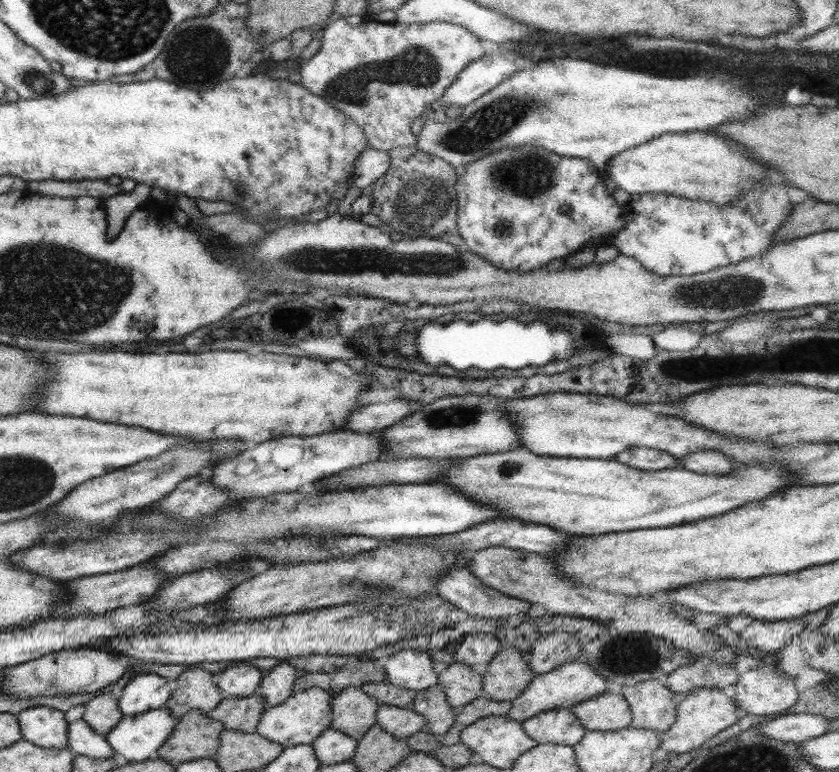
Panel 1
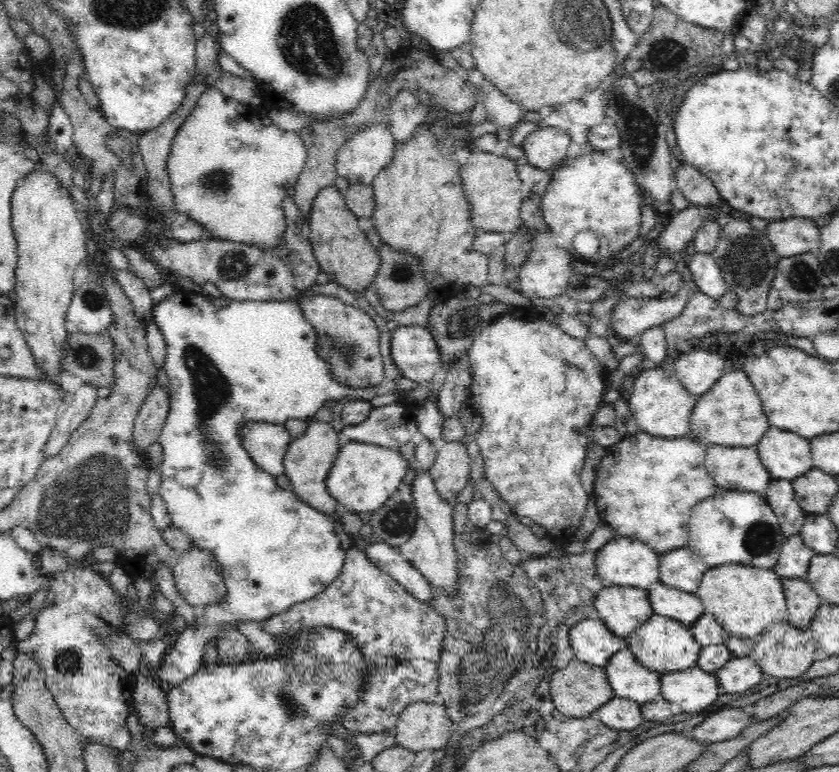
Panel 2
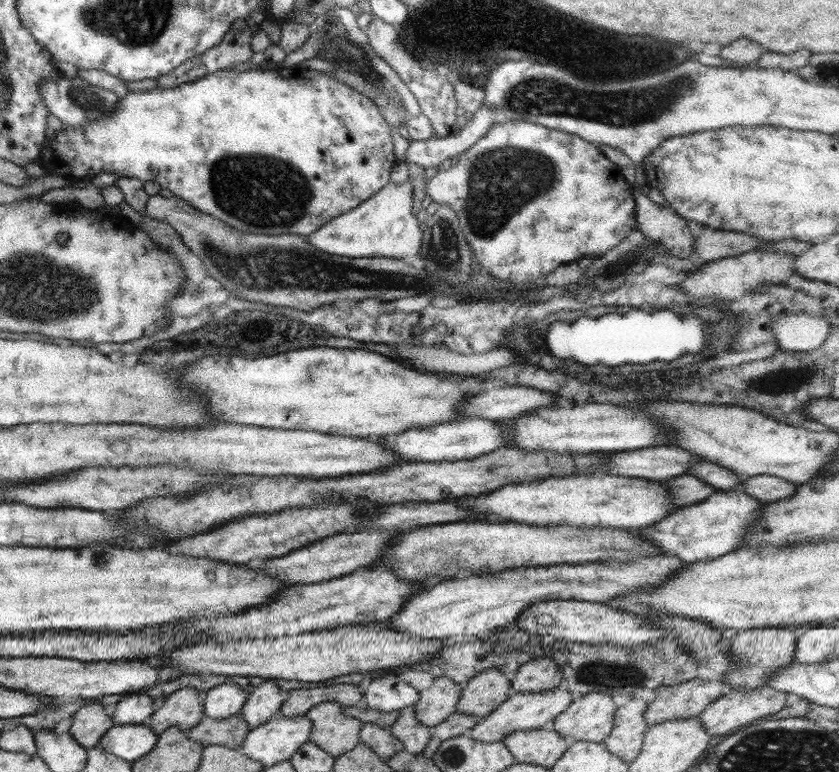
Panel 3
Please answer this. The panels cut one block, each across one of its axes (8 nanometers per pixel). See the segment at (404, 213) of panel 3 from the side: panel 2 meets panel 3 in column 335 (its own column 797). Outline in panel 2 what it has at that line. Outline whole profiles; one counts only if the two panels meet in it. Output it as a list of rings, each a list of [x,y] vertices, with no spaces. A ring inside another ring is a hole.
[[[786,218],[769,223],[768,240],[780,258],[816,252],[821,244],[819,227],[808,218]]]

